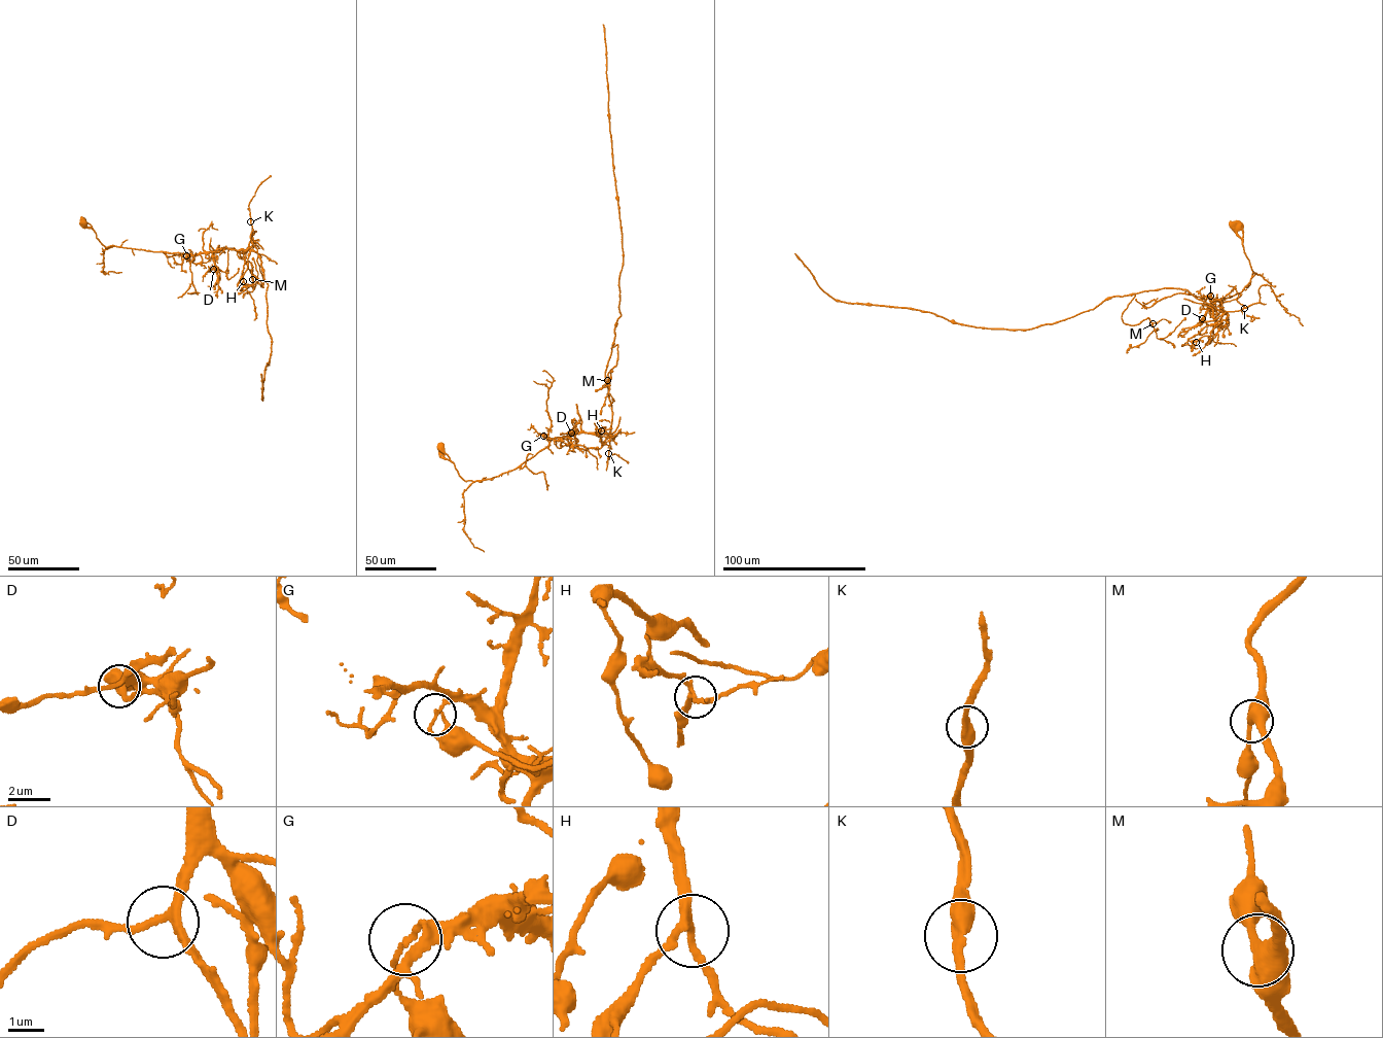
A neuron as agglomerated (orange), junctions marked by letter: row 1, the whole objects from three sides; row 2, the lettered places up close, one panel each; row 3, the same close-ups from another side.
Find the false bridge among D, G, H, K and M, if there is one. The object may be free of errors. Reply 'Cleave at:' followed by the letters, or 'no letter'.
Cleave at: G

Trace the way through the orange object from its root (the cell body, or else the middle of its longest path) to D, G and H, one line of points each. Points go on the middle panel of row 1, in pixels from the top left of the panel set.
D: (440, 447), (465, 481), (482, 481), (519, 468), (553, 439), (570, 436), (571, 433)
G: (440, 447), (465, 481), (482, 481), (519, 468), (547, 446), (551, 440), (543, 436)
H: (440, 447), (465, 481), (482, 481), (519, 468), (554, 439), (593, 433), (600, 436), (602, 444), (601, 430)

